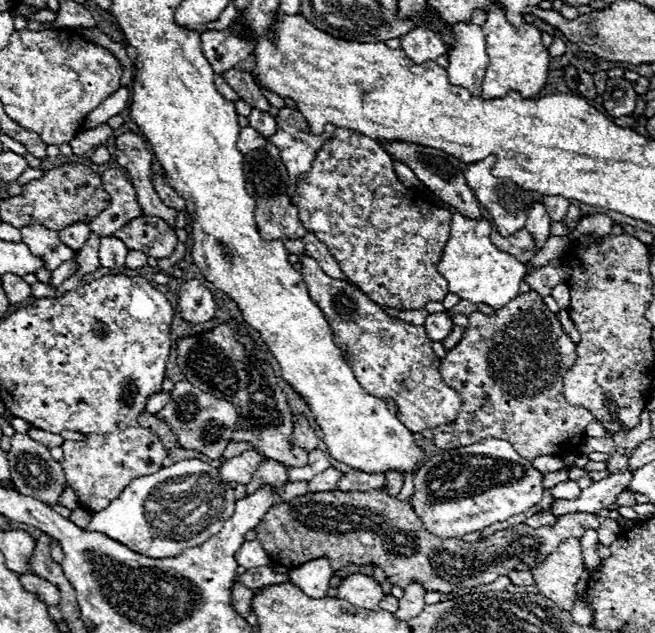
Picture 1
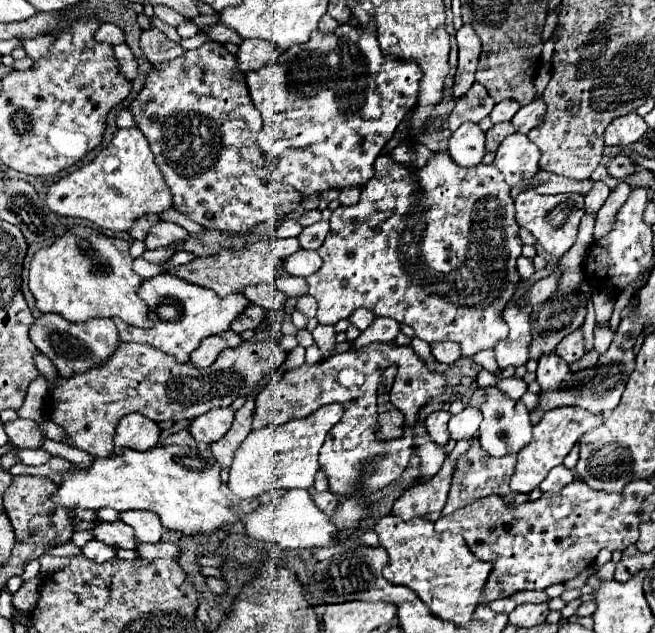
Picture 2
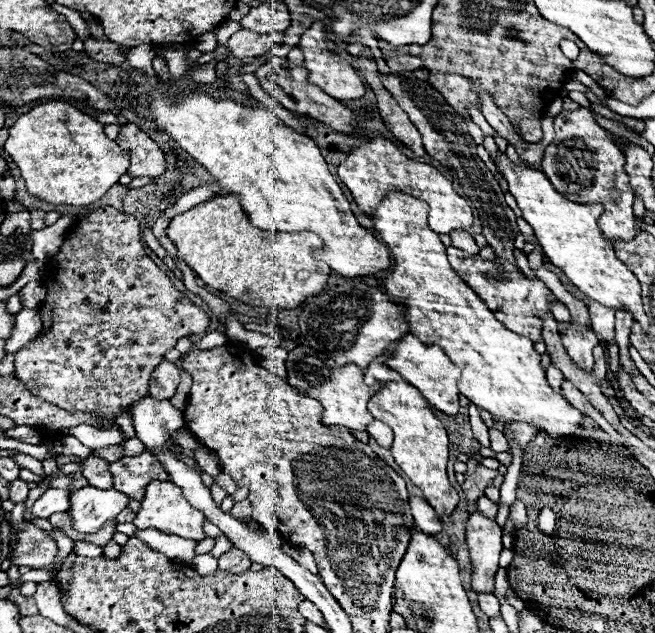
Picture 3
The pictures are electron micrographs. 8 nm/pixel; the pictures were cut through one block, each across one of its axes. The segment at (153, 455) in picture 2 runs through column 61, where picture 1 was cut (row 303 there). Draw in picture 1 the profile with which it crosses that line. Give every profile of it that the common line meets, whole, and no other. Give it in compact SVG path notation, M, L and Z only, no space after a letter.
M454 212L450 238L444 246L438 272L448 280L450 292L454 292L456 296L470 300L474 304L482 302L488 304L490 308L502 308L518 294L518 286L526 276L526 264L518 262L514 256L506 252L500 252L490 242L490 234L492 224L486 218L472 220L460 212Z

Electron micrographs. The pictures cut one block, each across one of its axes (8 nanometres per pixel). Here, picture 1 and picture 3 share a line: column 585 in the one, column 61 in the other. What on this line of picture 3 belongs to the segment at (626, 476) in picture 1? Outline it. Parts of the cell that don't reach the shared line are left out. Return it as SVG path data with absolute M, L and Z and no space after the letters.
M48 488L30 508L34 516L38 518L48 518L54 512L68 512L70 508L70 500L68 500L68 490L60 490L60 488Z

